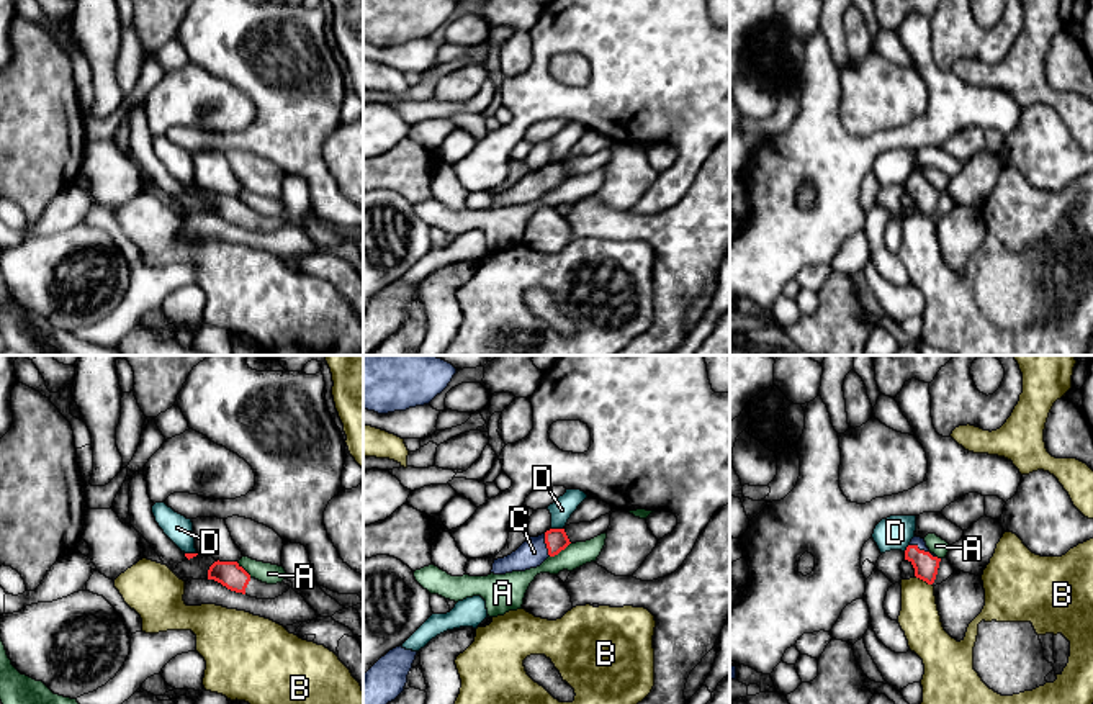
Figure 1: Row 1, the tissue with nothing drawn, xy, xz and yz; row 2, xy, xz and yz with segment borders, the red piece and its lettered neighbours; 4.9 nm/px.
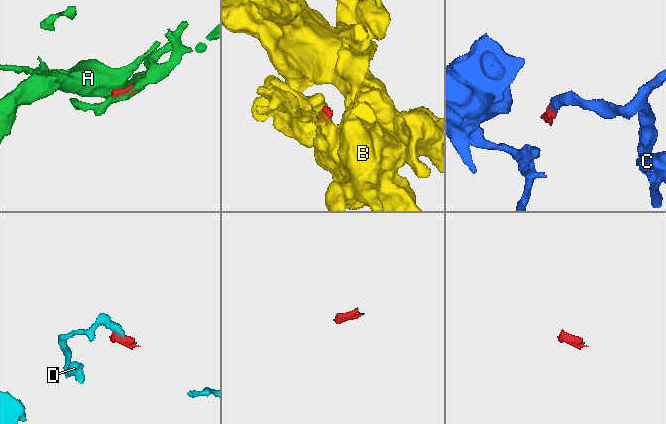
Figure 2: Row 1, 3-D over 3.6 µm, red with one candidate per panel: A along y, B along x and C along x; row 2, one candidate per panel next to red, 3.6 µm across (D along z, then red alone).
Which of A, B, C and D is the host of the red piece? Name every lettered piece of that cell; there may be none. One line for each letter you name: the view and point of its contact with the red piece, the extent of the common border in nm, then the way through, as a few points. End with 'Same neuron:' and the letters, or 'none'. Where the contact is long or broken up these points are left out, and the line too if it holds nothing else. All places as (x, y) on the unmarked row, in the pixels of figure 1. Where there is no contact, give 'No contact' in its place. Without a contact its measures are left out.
C: Touches red at yz (923, 184). Shared border 140 nm. Path across: yz (925, 198), (923, 184), (917, 174)
Same neuron: C

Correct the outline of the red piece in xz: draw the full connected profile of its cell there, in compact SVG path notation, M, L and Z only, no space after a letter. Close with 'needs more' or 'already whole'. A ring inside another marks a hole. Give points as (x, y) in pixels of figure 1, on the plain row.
M550 162L538 170L530 170L511 188L494 193L491 206L506 208L537 201L548 190L558 188L569 177L564 162Z; needs more

